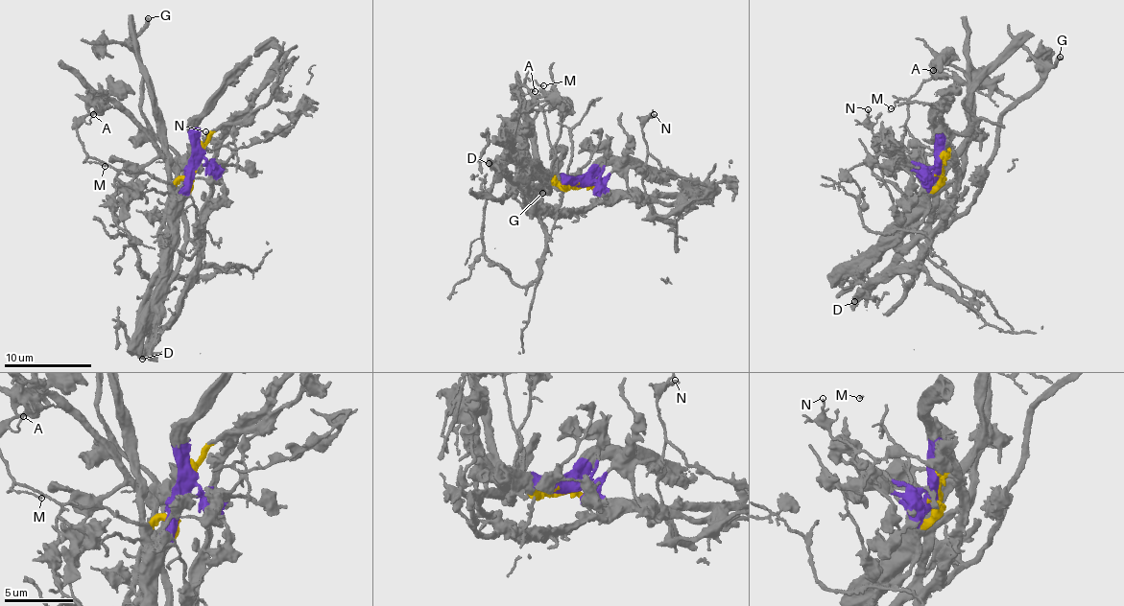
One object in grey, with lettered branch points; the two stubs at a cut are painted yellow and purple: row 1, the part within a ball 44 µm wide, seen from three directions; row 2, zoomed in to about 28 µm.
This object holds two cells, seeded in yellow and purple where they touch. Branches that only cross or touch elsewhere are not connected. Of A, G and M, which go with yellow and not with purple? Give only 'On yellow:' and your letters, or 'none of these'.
On yellow: A, G, M

